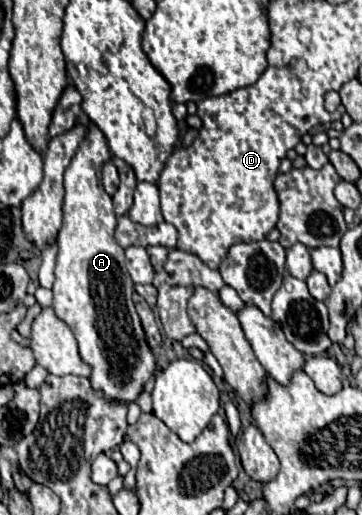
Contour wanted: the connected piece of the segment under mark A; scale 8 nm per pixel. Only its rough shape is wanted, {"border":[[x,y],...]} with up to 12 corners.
{"border":[[90,124],[64,174],[56,316],[90,384],[130,404],[156,372]]}

